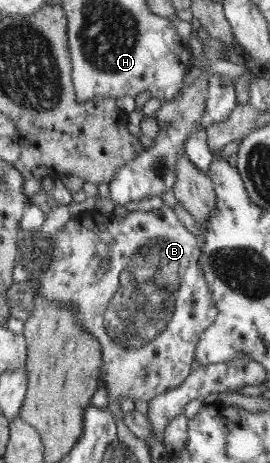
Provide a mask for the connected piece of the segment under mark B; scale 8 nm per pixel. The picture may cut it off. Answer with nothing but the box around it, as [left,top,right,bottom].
[34,205,218,402]

